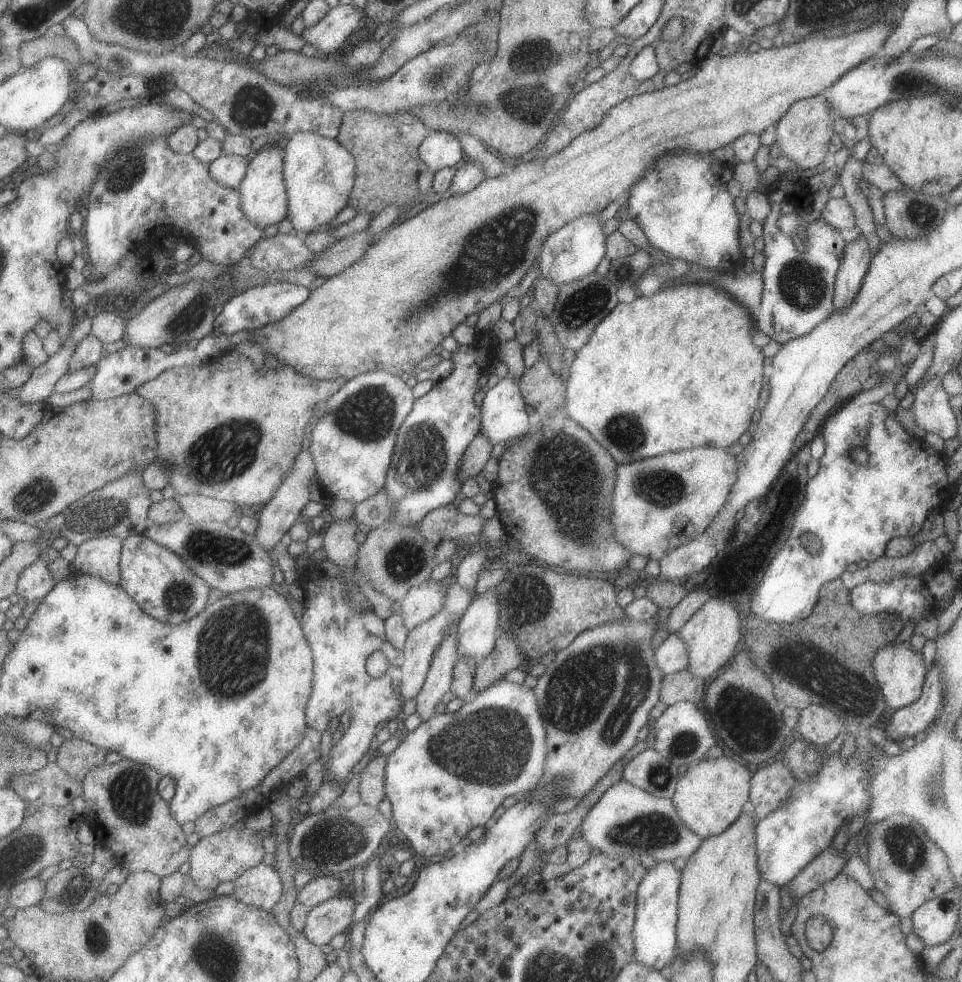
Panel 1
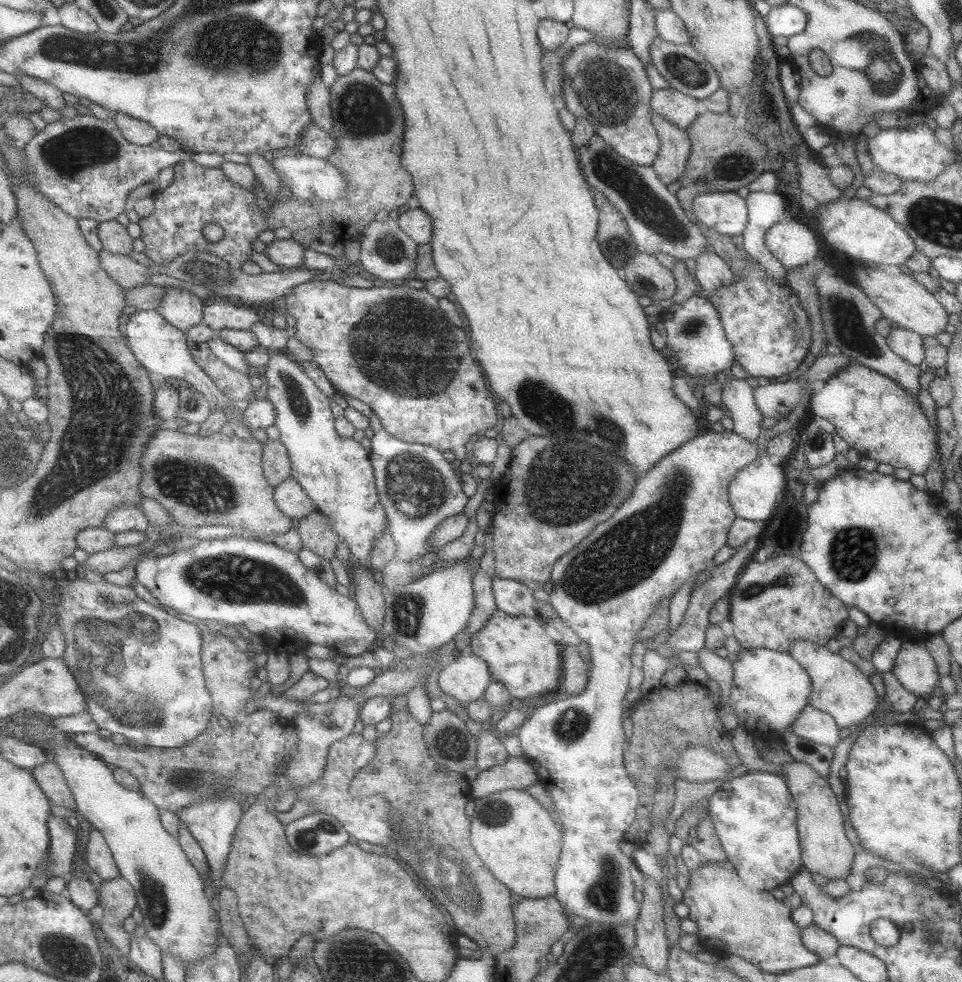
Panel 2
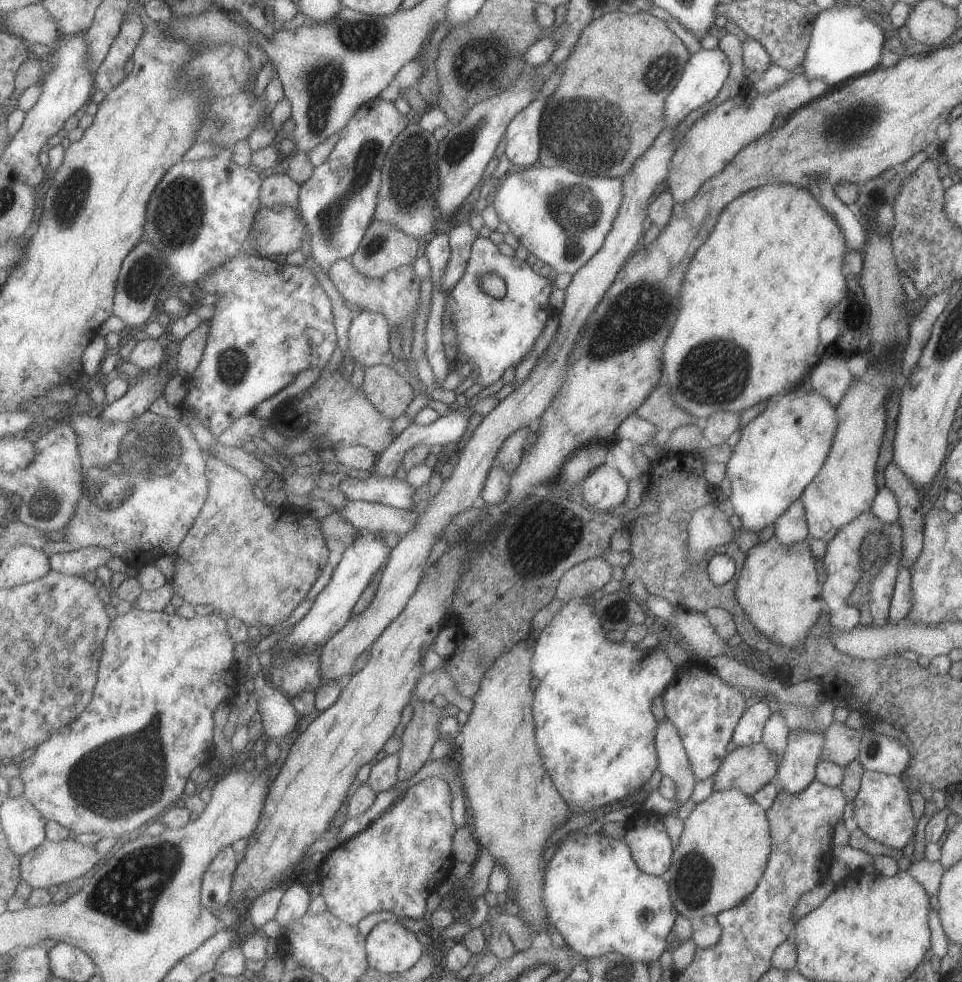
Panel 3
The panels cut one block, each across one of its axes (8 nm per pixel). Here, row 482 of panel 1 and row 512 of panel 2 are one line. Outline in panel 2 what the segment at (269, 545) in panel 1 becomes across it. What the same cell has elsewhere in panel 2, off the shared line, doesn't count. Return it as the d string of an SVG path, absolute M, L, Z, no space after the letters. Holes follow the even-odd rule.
M294 477L277 487L275 494L280 508L290 518L306 518L309 514L319 510L319 505L308 494L308 491Z

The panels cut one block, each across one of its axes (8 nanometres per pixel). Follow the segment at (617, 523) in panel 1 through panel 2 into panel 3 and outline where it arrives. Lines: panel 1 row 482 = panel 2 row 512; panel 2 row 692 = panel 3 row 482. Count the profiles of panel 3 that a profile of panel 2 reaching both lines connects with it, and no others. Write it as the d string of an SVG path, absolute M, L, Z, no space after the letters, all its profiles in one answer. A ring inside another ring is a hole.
M600 465L584 478L581 486L573 493L589 508L599 513L611 514L616 506L624 504L630 491L629 482L617 469L607 465ZM580 495L583 495L579 497Z

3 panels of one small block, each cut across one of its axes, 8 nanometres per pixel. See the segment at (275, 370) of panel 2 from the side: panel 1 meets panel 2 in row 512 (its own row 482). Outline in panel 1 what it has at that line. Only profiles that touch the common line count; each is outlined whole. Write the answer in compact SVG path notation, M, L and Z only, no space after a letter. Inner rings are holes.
M382 370L369 372L358 376L356 380L348 381L348 384L329 400L326 414L314 423L309 434L312 439L310 450L317 460L318 475L334 499L346 499L359 505L386 488L401 428L415 411L416 401L416 394L410 388L407 376Z

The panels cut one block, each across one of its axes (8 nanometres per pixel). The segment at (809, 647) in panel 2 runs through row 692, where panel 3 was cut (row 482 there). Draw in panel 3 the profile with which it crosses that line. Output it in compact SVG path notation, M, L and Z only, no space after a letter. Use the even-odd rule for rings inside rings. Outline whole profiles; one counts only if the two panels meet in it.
M892 350L868 362L862 378L854 377L854 384L846 390L844 400L836 408L836 432L832 448L822 469L800 498L807 520L809 535L829 543L846 524L863 514L870 513L876 497L876 464L886 431L886 400L902 381L902 358L905 350Z

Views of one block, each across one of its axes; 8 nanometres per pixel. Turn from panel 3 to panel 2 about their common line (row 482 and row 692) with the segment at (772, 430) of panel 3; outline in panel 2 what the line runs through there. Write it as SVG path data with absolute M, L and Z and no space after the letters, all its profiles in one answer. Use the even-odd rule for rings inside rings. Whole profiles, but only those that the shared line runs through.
M743 648L739 652L738 660L734 661L734 682L730 690L728 706L738 715L739 724L752 732L752 736L759 736L771 741L779 741L786 728L792 730L793 722L804 710L804 706L810 704L812 694L812 679L804 671L804 668L790 656L789 653L782 653L766 648Z

